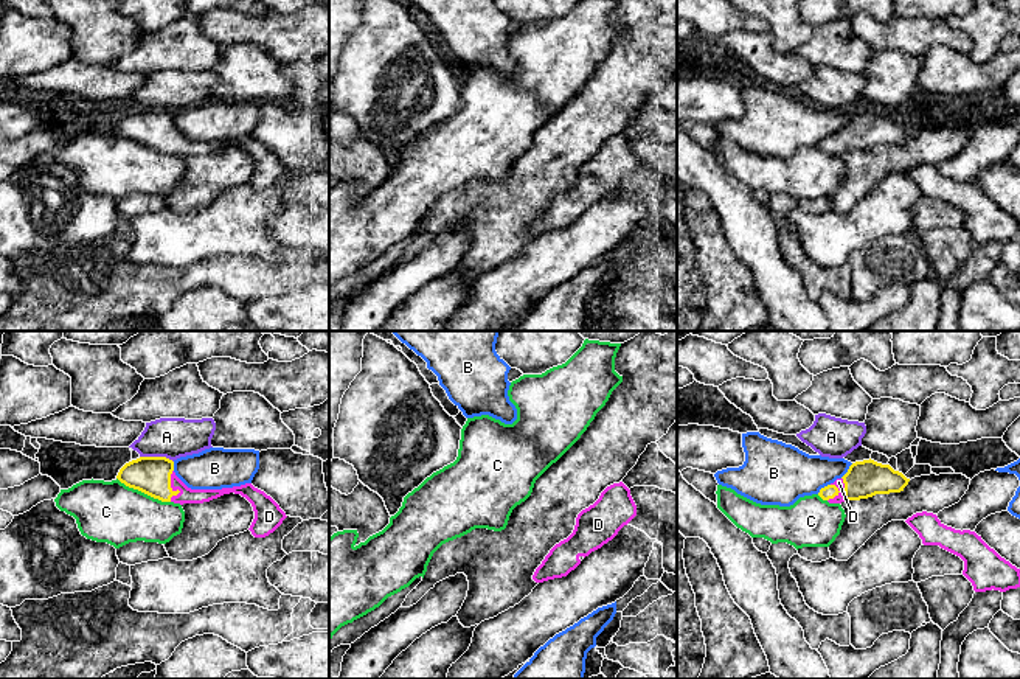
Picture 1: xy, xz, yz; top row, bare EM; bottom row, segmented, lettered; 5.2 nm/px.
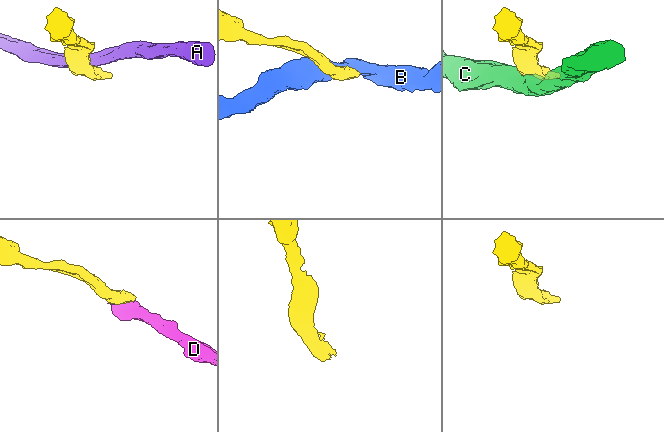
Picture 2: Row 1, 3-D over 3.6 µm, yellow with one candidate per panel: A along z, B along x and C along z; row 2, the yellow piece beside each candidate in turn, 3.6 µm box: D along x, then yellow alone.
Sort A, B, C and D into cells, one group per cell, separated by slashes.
A / B / C / D

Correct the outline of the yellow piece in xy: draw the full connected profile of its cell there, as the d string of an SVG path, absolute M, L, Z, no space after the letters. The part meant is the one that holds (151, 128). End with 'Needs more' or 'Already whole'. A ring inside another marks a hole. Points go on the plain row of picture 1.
M166 109L132 112L120 121L116 131L154 151L180 157L203 155L230 145L241 146L255 163L255 171L248 180L255 190L269 188L287 169L270 148L252 135L222 141L191 141L175 127L174 113Z. Needs more

